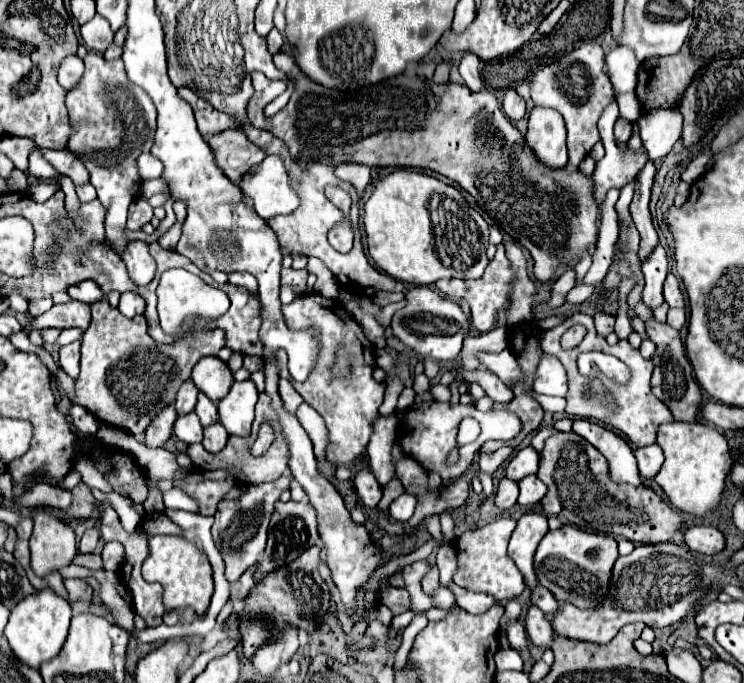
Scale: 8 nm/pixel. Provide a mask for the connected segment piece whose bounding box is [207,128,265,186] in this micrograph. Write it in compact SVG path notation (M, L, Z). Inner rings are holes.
M233 128L213 134L213 138L209 138L207 144L211 146L223 174L237 186L241 182L241 176L265 158L263 150L249 142L241 130Z

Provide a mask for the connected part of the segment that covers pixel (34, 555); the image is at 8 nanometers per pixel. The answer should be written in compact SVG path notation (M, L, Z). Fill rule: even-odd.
M37 510L33 514L33 522L35 526L29 538L31 568L43 578L73 562L77 554L75 530L55 518L49 510Z

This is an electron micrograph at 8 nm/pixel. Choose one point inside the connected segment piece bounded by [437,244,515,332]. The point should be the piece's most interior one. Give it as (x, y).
(486, 296)

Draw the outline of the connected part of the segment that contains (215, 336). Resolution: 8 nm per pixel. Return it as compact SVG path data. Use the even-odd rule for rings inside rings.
M105 298L95 302L91 312L93 320L83 334L81 372L75 380L71 402L85 406L101 422L117 426L133 436L143 436L149 422L165 406L175 402L177 390L191 378L191 370L197 360L205 356L217 356L217 352L225 346L225 332L221 328L189 330L171 344L159 344L147 334L144 315L125 318L117 308L111 308ZM131 358L135 382L111 382L121 376L121 364L123 370L129 370Z

